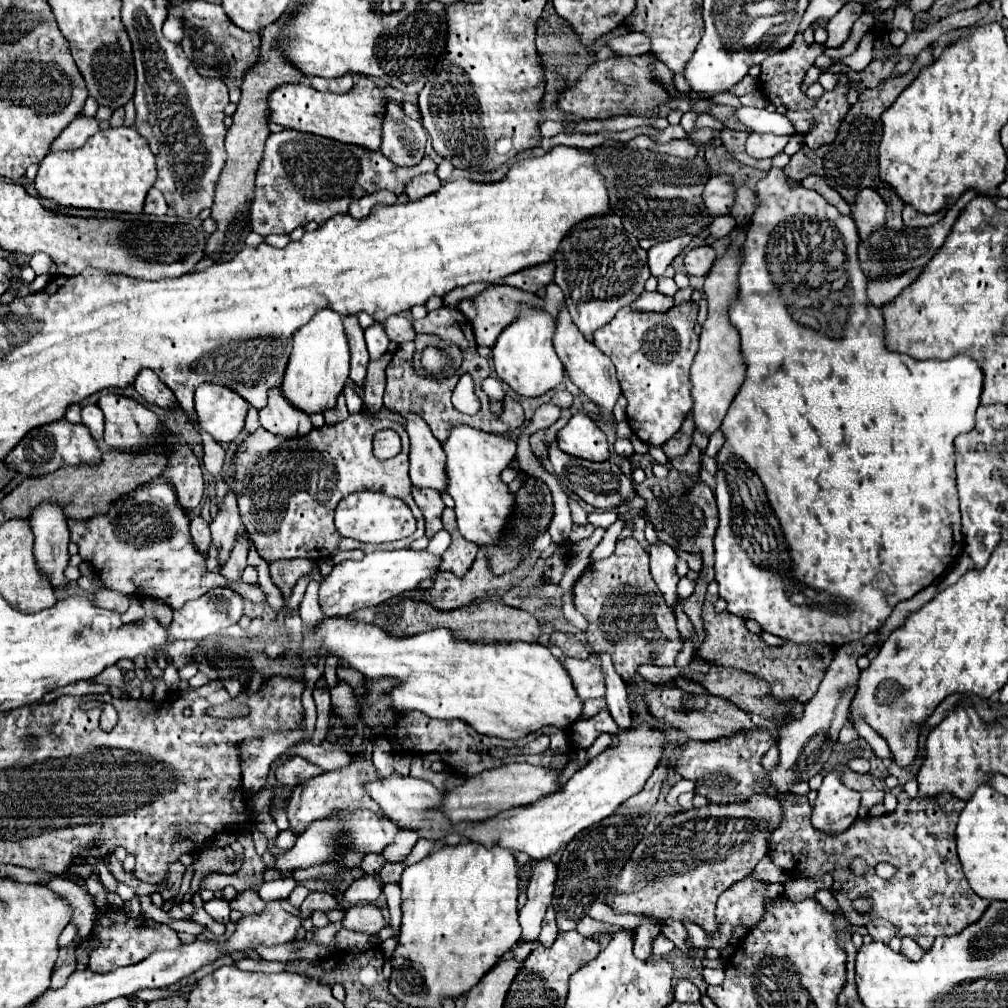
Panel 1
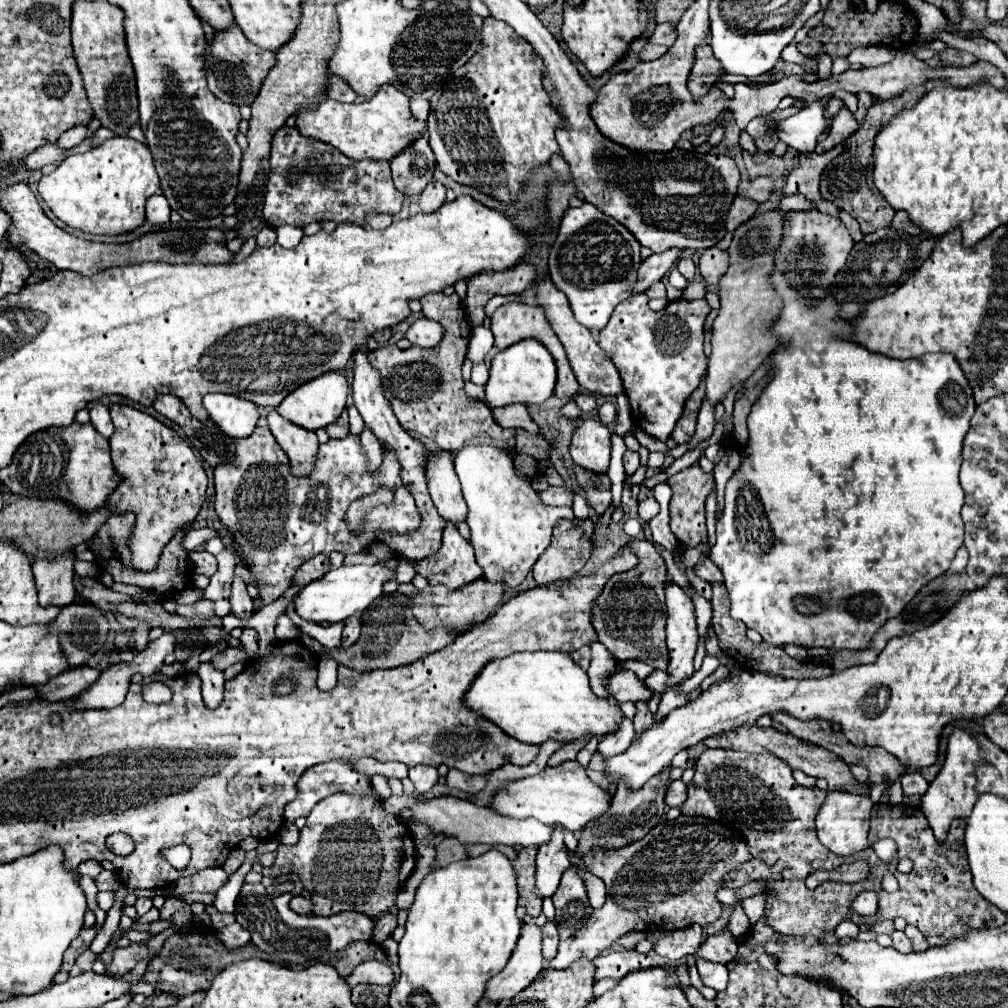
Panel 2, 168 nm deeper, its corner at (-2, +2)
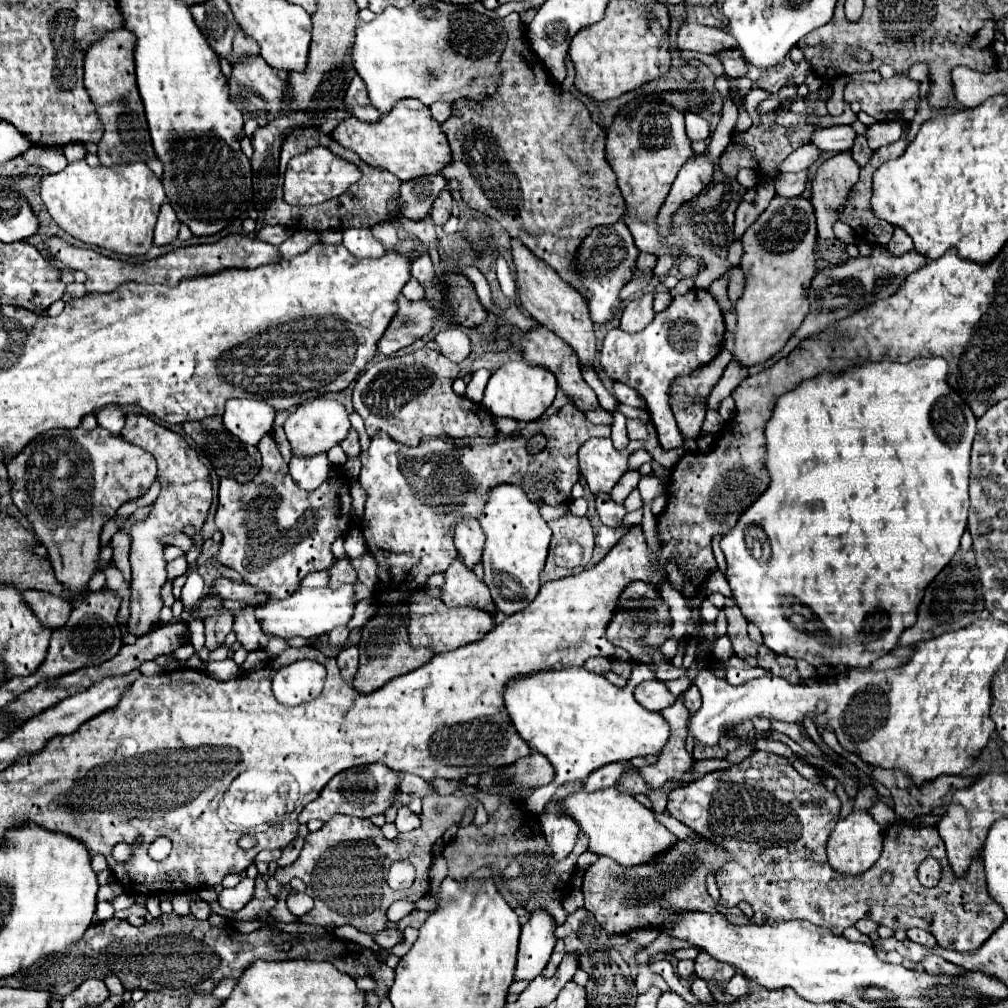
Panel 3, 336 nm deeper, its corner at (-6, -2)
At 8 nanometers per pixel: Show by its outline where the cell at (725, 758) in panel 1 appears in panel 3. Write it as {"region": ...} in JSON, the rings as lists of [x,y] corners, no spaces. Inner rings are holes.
{"region":[[[754,752],[750,758],[740,764],[730,766],[728,770],[718,770],[716,774],[706,774],[704,778],[694,780],[684,788],[674,788],[668,796],[668,812],[700,836],[708,838],[712,844],[720,846],[726,852],[726,864],[716,872],[716,882],[720,890],[720,904],[726,908],[738,906],[738,902],[748,902],[754,908],[756,924],[764,922],[784,922],[784,920],[808,920],[816,926],[824,926],[834,930],[834,934],[842,934],[846,928],[854,926],[860,918],[874,918],[880,924],[886,924],[892,930],[910,930],[922,928],[936,936],[938,946],[958,952],[974,952],[978,950],[990,934],[1006,920],[1000,906],[990,898],[984,878],[984,868],[980,858],[970,866],[964,878],[956,878],[952,868],[948,868],[946,848],[938,834],[932,828],[910,828],[904,824],[894,824],[884,832],[884,852],[880,862],[868,870],[866,874],[856,878],[844,878],[836,874],[826,860],[826,842],[830,832],[838,820],[840,800],[834,792],[822,792],[816,788],[824,788],[824,784],[814,784],[800,776],[786,758],[770,754],[770,752]],[[822,796],[822,806],[814,804],[814,798]],[[934,856],[942,864],[942,878],[938,886],[924,888],[916,878],[918,864]],[[890,872],[892,882],[882,884],[880,876]]]}

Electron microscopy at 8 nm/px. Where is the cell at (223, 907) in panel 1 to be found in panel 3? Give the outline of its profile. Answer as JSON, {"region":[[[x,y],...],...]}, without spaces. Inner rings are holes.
{"region":[[[244,878],[238,886],[228,888],[228,910],[244,908],[254,896],[254,880]]]}

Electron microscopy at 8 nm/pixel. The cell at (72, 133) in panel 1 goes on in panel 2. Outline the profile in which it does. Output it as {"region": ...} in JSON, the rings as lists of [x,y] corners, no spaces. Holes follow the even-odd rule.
{"region":[[[48,142],[44,146],[40,146],[38,150],[34,150],[32,154],[28,154],[28,158],[22,162],[22,166],[30,168],[30,170],[40,170],[46,164],[54,164],[60,162],[66,156],[66,148],[60,148],[58,142]]]}

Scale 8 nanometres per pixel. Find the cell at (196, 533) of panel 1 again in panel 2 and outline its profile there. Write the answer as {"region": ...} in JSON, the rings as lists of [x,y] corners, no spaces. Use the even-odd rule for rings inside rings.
{"region":[[[196,548],[190,552],[190,562],[194,566],[194,572],[198,574],[206,574],[206,576],[212,576],[216,572],[216,558],[204,550],[204,548]]]}

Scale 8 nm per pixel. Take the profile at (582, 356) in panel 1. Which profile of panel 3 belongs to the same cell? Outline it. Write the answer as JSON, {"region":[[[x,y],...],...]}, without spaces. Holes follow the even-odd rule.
{"region":[[[512,238],[510,250],[512,250],[512,258],[514,258],[516,282],[518,282],[522,306],[530,312],[530,316],[534,320],[538,320],[542,326],[546,326],[554,334],[558,334],[564,342],[568,342],[574,348],[574,352],[578,354],[580,362],[594,360],[594,356],[596,356],[594,324],[590,320],[588,304],[584,304],[582,296],[572,286],[568,286],[552,268],[548,268],[544,262],[540,262],[520,240]]]}

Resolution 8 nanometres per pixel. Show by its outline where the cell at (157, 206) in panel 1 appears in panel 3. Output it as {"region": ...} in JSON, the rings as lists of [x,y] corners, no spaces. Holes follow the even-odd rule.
{"region":[[[168,202],[162,204],[160,214],[158,214],[158,222],[154,228],[154,244],[164,246],[164,244],[174,242],[178,236],[178,228],[180,228],[180,220],[176,218],[172,206]]]}

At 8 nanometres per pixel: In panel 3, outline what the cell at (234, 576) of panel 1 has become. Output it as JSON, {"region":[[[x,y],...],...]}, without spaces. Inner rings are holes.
{"region":[[[248,606],[244,610],[240,610],[234,618],[234,634],[248,652],[264,650],[268,644],[266,634],[260,634],[260,624],[256,622],[256,618],[252,618],[252,614],[248,614]]]}

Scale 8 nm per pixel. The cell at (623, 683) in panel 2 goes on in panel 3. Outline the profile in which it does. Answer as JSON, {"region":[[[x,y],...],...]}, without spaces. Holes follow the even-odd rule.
{"region":[[[650,680],[650,682],[642,682],[638,688],[636,688],[636,700],[648,708],[648,710],[654,710],[654,712],[660,712],[668,706],[672,706],[676,702],[676,696],[670,694],[670,690],[666,688],[664,682],[660,680]]]}

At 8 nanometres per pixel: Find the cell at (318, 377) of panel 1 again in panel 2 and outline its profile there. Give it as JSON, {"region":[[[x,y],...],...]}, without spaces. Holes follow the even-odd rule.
{"region":[[[330,370],[318,378],[300,384],[294,392],[290,392],[282,400],[282,404],[278,406],[280,414],[284,414],[284,418],[288,418],[290,422],[296,422],[298,426],[304,426],[306,430],[318,430],[336,422],[346,406],[346,394],[348,394],[346,374],[348,370]]]}

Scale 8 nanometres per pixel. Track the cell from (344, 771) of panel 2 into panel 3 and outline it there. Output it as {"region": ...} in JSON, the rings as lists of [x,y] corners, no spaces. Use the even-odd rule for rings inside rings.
{"region":[[[370,764],[368,768],[350,768],[340,774],[336,774],[328,786],[320,792],[320,798],[310,802],[302,814],[300,814],[300,824],[306,824],[314,818],[320,818],[328,822],[334,814],[346,814],[346,816],[356,816],[356,818],[368,818],[372,814],[382,814],[390,808],[392,796],[400,790],[400,776],[386,764]]]}

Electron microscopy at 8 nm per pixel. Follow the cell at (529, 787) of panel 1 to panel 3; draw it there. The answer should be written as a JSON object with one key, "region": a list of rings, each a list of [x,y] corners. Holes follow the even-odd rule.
{"region":[[[582,788],[566,798],[564,812],[572,816],[580,824],[580,830],[590,838],[590,852],[614,858],[620,866],[648,864],[678,842],[678,838],[654,818],[650,808],[642,806],[628,794],[620,794],[616,788],[600,792],[586,792]]]}

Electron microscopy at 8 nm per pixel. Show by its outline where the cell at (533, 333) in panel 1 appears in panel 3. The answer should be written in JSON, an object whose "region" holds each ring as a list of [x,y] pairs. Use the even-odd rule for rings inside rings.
{"region":[[[508,362],[490,376],[482,406],[490,410],[492,416],[506,416],[522,422],[532,422],[538,420],[554,402],[556,388],[558,384],[552,372],[538,366],[530,366],[526,362]]]}

